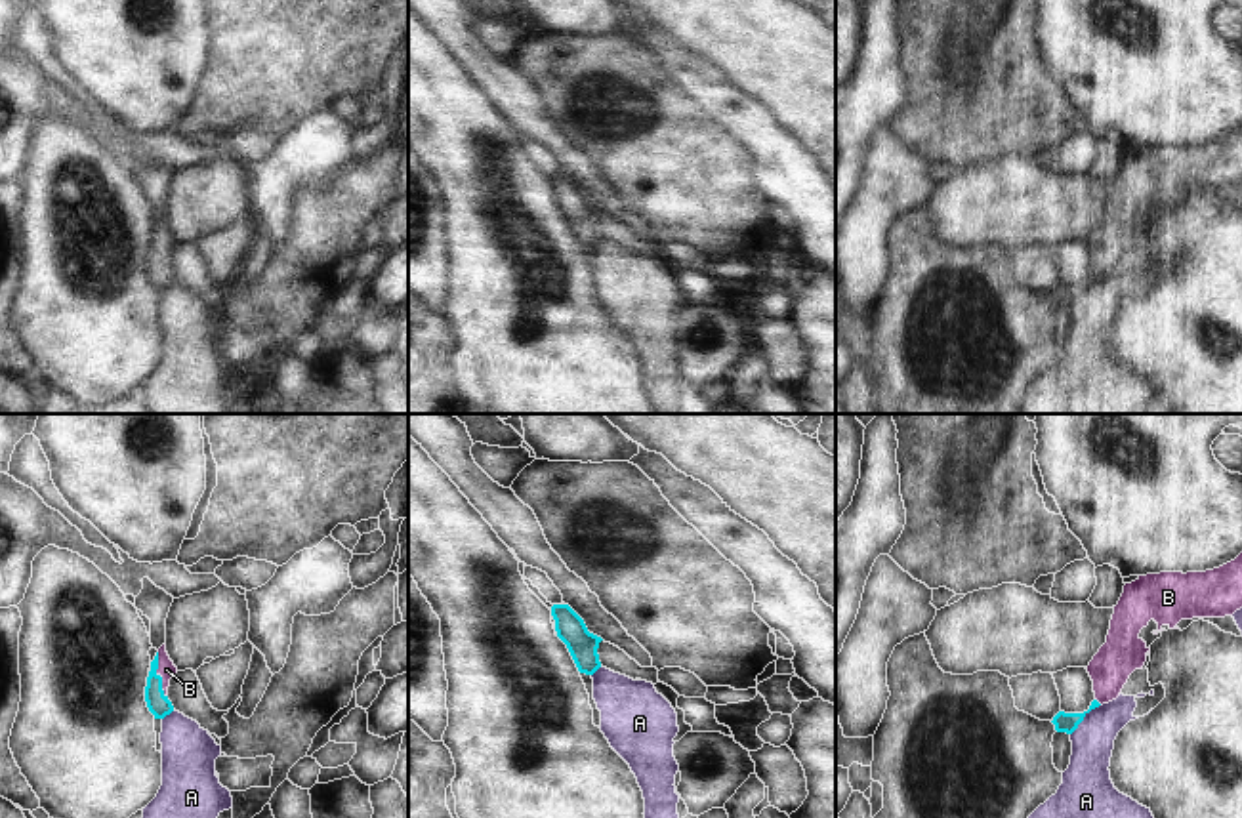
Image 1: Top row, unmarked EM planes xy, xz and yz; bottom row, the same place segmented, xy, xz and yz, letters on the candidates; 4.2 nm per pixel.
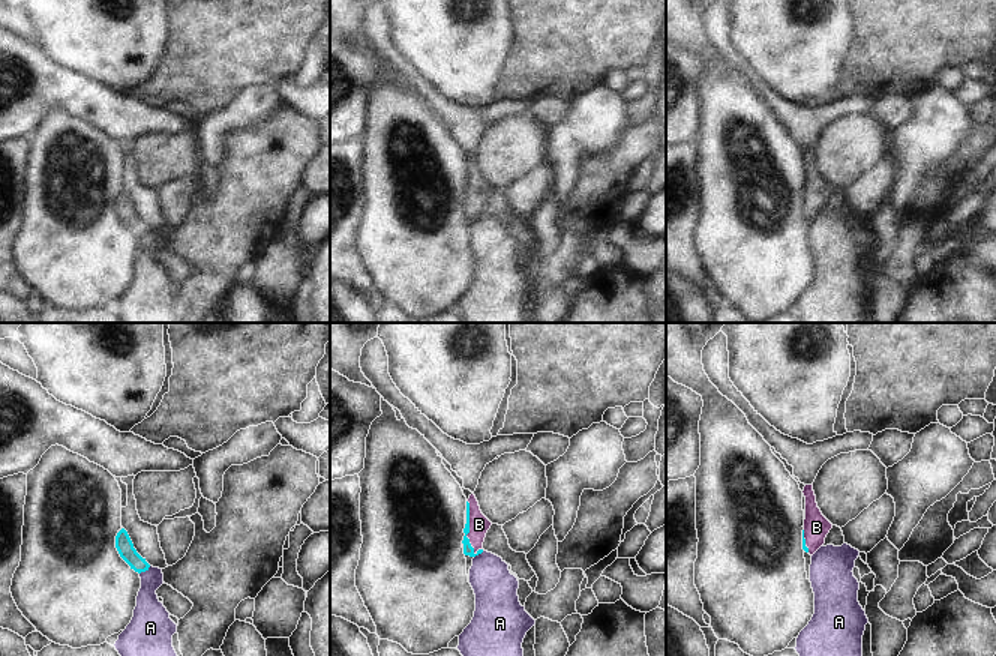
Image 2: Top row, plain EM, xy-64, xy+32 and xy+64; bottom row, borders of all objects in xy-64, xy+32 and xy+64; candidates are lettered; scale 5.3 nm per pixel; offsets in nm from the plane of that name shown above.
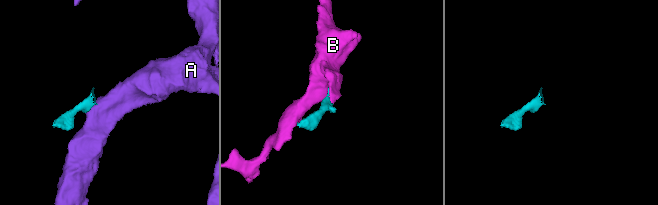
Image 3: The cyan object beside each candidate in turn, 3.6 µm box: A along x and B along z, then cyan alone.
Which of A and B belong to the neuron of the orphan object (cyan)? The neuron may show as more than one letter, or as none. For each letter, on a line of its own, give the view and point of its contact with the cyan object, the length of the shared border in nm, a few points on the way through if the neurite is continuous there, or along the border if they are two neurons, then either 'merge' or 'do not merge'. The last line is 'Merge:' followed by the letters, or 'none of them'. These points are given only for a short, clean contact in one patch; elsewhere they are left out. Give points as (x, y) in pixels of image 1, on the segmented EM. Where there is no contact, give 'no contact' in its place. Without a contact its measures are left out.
A: contact yz (1082, 719); length 180 nm; border yz (1099, 704), (1071, 735); do not merge
B: contact xy (159, 675); length 200 nm; way xy (159, 704), (159, 675), (166, 670); merge
Merge: B

